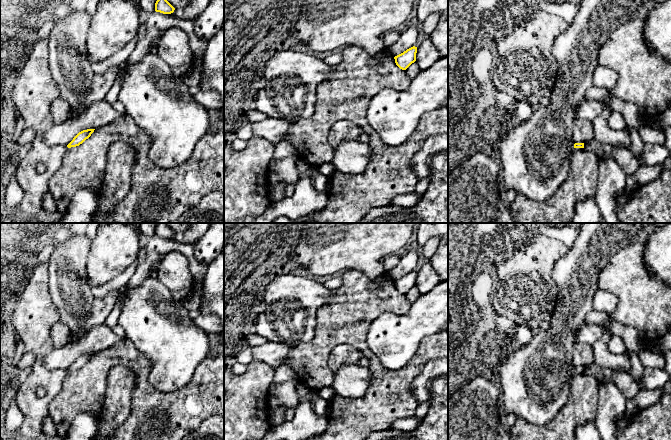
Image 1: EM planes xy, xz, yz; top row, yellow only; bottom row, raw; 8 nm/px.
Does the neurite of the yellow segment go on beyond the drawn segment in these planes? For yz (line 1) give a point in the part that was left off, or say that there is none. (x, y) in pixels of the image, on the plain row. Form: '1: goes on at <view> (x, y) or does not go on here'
1: does not go on here

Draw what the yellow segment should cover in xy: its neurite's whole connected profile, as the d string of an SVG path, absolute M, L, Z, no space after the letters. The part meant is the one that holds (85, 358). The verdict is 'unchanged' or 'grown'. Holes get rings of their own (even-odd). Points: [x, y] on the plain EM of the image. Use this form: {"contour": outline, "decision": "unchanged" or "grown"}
{"contour": "M87 353L79 356L73 364L67 369L68 372L76 371L82 368L86 363L88 363L95 353Z", "decision": "unchanged"}

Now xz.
{"contour": "M413 270L403 277L394 281L396 289L402 293L406 294L412 287L416 285L417 271Z", "decision": "unchanged"}

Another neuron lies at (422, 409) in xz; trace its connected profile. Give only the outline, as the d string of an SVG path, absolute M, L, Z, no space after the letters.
M428 401L418 405L416 412L414 414L418 422L420 422L425 417L425 415L427 414L429 410L429 407L430 407L430 403Z

